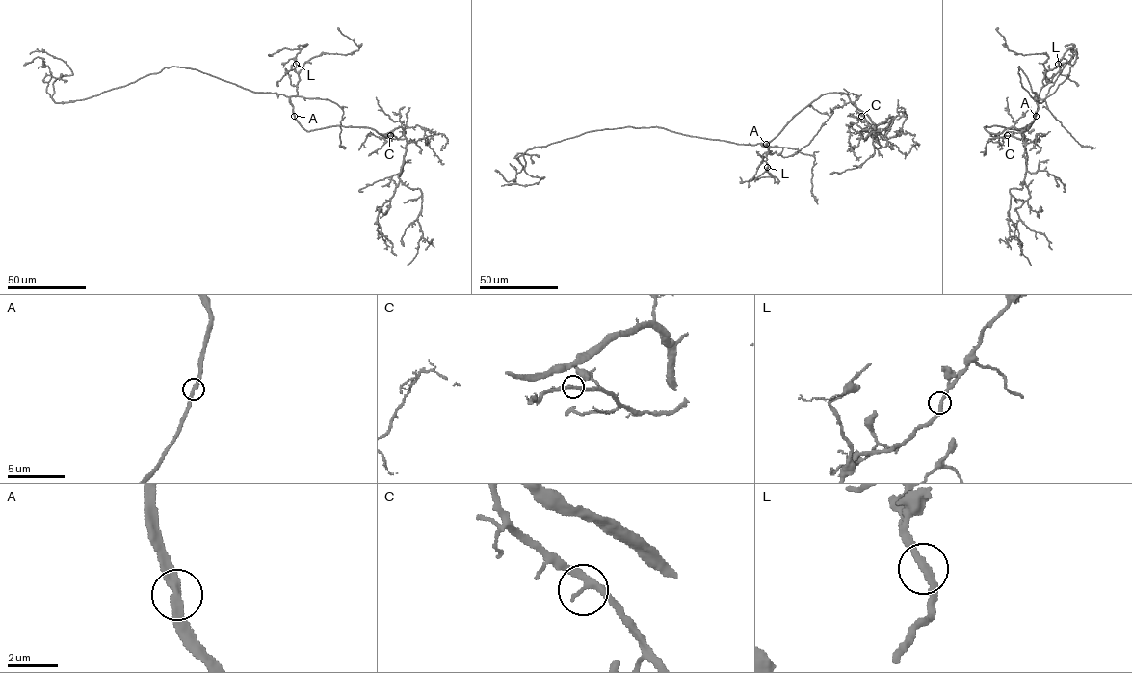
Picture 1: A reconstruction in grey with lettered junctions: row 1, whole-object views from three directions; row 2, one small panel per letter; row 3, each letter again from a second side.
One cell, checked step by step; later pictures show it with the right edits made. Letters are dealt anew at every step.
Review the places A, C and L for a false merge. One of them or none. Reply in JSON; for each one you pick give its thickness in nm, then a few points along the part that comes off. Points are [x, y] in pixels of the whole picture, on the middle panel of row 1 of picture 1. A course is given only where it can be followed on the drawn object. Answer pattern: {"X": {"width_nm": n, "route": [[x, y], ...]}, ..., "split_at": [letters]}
{"split_at": []}

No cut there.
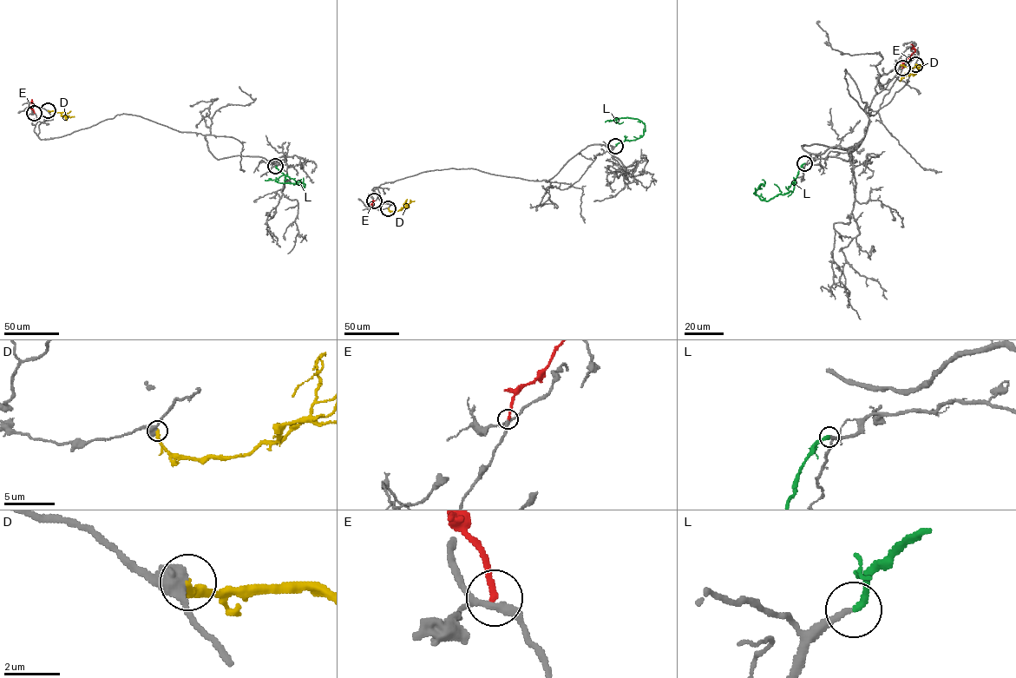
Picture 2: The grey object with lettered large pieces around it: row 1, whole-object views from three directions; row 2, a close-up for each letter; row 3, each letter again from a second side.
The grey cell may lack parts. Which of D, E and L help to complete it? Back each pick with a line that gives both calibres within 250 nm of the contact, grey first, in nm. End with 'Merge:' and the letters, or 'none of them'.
L: 240/240 nm
Merge: L

